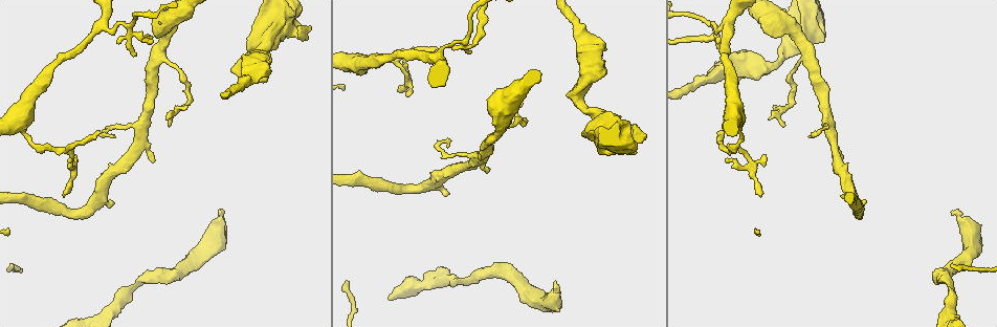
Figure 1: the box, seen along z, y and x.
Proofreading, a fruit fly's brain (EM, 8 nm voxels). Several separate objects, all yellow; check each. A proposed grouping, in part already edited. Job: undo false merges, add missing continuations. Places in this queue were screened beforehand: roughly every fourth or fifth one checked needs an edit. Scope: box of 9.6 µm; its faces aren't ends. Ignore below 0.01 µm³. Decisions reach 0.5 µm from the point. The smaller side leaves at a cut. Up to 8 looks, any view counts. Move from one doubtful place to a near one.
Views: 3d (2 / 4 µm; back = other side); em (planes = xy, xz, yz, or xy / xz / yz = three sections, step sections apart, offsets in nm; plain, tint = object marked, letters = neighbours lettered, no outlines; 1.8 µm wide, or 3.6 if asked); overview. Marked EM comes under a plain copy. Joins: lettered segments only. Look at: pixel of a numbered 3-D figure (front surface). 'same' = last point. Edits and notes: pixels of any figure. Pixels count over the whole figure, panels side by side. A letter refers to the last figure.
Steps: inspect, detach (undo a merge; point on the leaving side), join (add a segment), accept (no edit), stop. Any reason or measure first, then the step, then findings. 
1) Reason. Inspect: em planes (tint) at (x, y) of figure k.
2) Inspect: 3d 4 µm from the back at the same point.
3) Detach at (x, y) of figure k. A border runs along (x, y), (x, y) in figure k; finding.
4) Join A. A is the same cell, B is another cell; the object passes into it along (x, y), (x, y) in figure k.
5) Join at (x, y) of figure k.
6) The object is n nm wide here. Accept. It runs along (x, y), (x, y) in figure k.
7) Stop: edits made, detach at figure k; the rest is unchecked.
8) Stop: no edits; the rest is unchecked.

Branch stops here. Inspect: em planes (letters) at (486, 169) of figure 1.

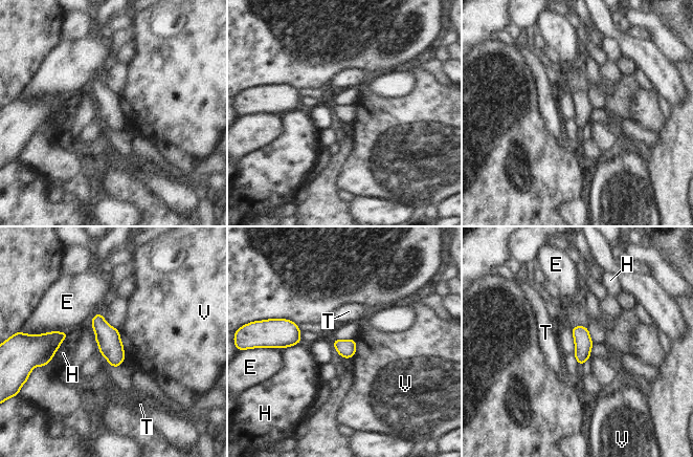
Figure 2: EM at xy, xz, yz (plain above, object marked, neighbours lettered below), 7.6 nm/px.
The longest contact is with H, 300 nm. Accept. E, H, T and V are other cells; a border runs along (118, 330), (126, 357) in figure 2; no lettered segment goes on from it.

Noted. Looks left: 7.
Free end. Inspect: 3d 4 µm from the back at (436, 46) of figure 1.

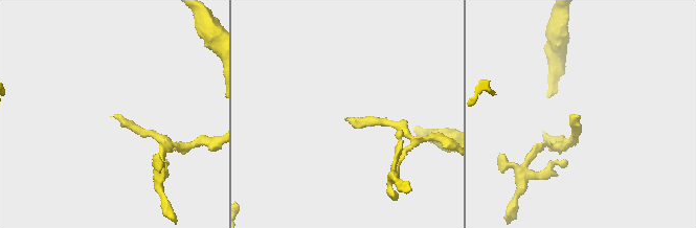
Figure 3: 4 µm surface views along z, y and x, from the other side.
Need the tissue. Inspect: em planes (letters) at (579, 115) of figure 3.

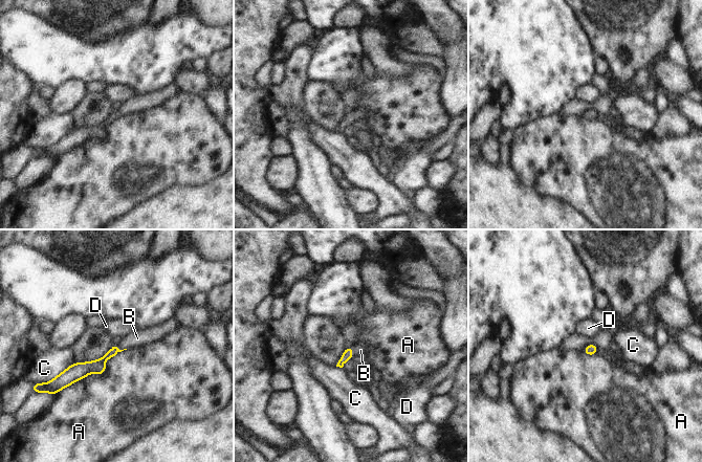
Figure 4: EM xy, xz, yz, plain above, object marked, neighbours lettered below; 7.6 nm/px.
Join B. B is the same cell, A, C and D are other cells; the object passes into it along (348, 353), (352, 352), (360, 350) in figure 4; the neuron continues.

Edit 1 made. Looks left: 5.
Inspect: overview.

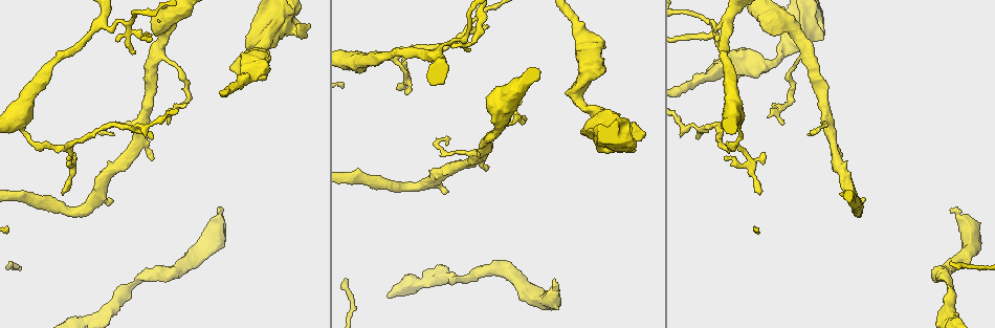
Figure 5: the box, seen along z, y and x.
Inspect: 3d 2 µm at (947, 286) of figure 5.

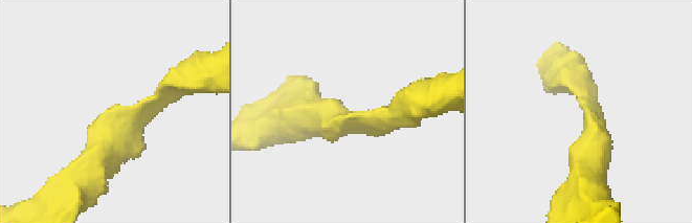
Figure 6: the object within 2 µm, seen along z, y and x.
The arms are 300, 340 nm wide; shape alone is not enough. Inspect: em yz step 8 (tint) at (143, 102) of figure 6.

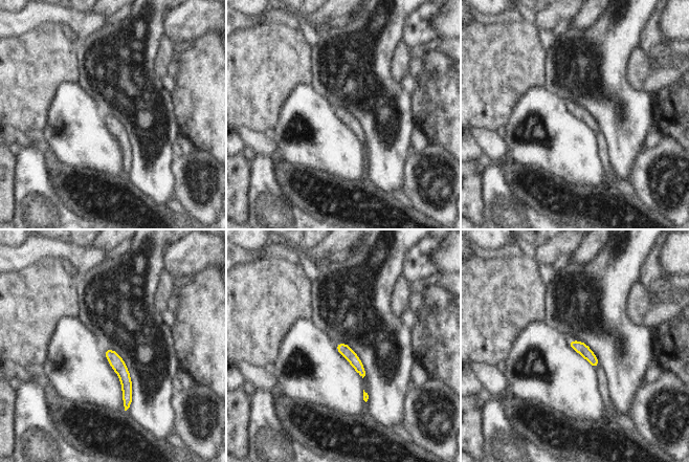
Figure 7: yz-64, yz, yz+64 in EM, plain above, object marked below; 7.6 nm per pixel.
Inspect: em planes (letters) at the same point.

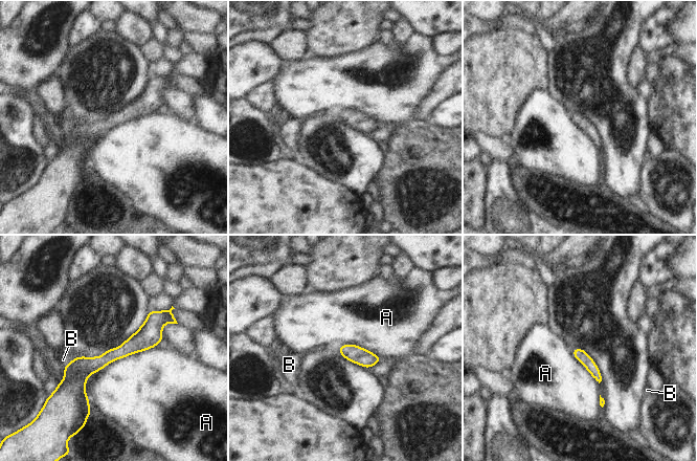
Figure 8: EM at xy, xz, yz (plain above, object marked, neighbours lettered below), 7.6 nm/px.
The object is 90 nm wide here. Accept. A and B are other cells; a border runs along (156, 345), (93, 372), (90, 411) in figure 8; continuous, no second neuron.

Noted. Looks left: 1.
Stop: edits made, join at figure 4; the rest is unchecked.

